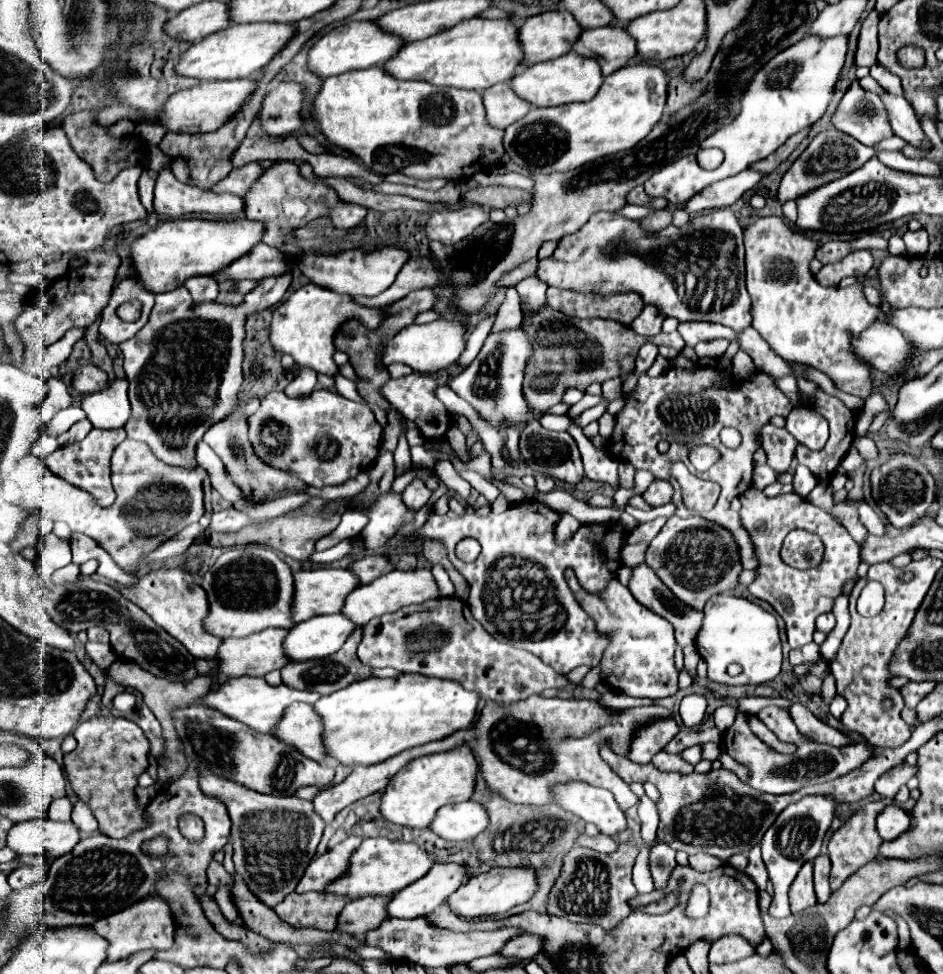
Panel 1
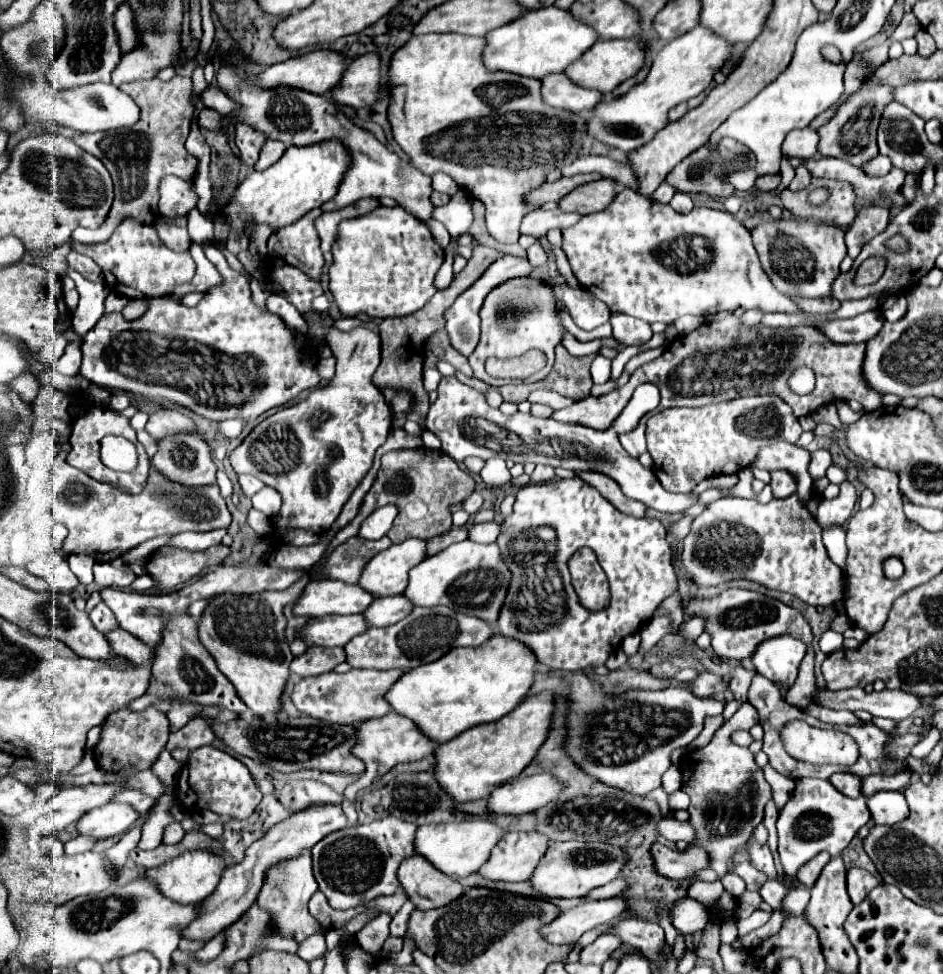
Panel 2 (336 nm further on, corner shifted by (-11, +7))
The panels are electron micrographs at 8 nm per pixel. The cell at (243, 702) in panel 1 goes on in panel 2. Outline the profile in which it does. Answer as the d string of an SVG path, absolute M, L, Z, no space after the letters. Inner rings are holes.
M351 670L347 674L321 674L321 676L311 676L303 678L295 684L291 700L295 708L311 718L317 720L327 720L335 724L359 724L369 718L379 718L391 712L387 708L387 702L383 700L383 692L391 688L391 684L401 676L403 672L395 670Z

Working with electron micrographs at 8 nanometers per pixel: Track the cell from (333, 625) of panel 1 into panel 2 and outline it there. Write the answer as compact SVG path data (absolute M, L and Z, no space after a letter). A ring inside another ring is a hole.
M387 596L383 600L375 600L373 604L369 604L363 610L363 618L373 628L391 626L391 624L403 620L403 616L407 616L407 612L411 612L411 608L413 608L413 604L409 604L409 600L405 596Z

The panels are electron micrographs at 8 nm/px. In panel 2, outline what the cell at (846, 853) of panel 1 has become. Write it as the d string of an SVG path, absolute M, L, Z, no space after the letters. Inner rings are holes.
M851 868L847 872L847 890L849 890L853 904L859 904L877 884L879 884L879 880L863 868Z

